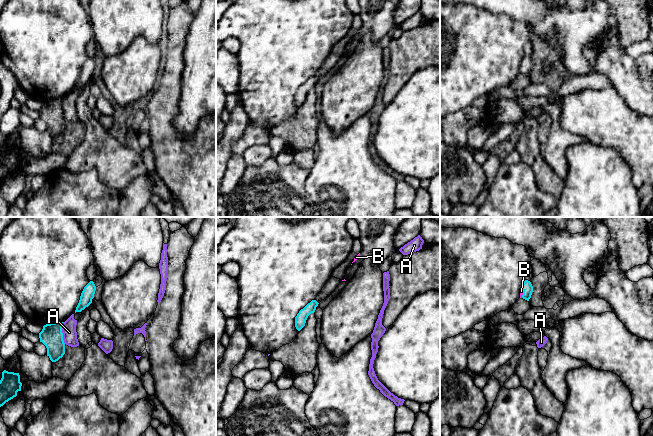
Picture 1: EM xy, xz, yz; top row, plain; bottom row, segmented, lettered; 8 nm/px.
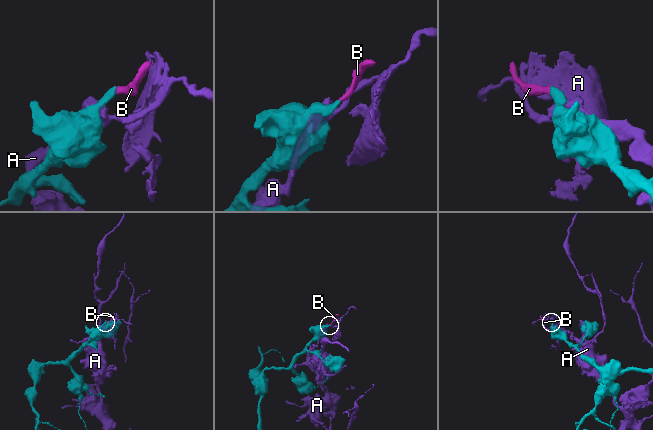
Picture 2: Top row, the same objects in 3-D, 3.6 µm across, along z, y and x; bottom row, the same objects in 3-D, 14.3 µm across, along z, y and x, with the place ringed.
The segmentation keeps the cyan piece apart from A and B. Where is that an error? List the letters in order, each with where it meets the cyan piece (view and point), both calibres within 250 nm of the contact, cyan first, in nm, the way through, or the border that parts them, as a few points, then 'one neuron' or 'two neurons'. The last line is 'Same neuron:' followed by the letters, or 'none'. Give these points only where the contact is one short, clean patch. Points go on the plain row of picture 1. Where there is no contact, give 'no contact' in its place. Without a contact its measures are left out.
A: meets cyan in xy at (62, 109); 180 nm thick on the cyan side, 110 nm on the other; two neurons
B: meets cyan in yz at (523, 68); 90 nm thick on the cyan side, 30 nm on the other; runs through yz (527, 63), (523, 68), (521, 67); one neuron
Same neuron: B

